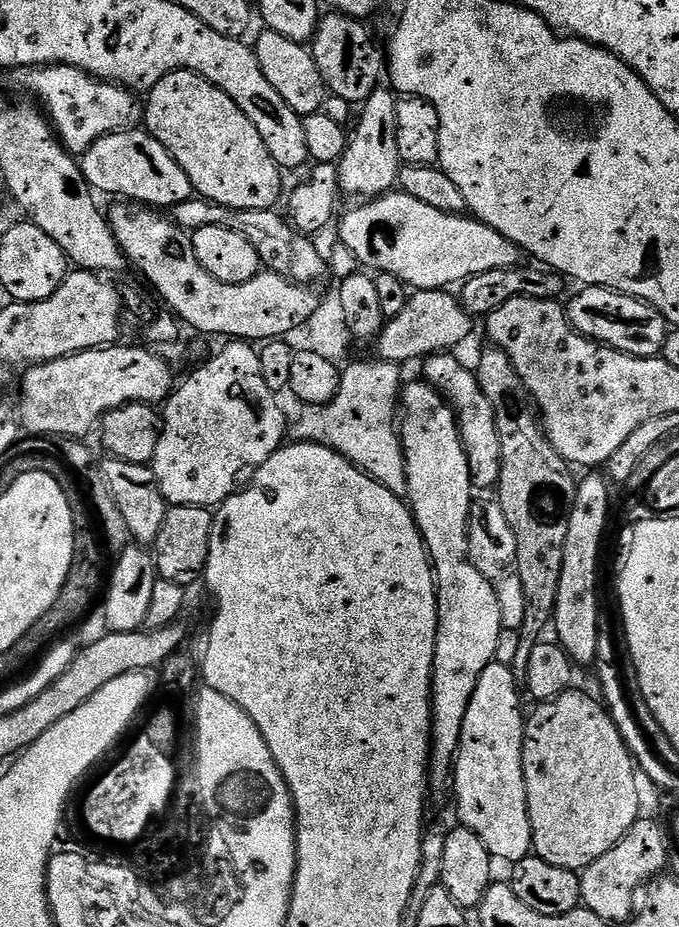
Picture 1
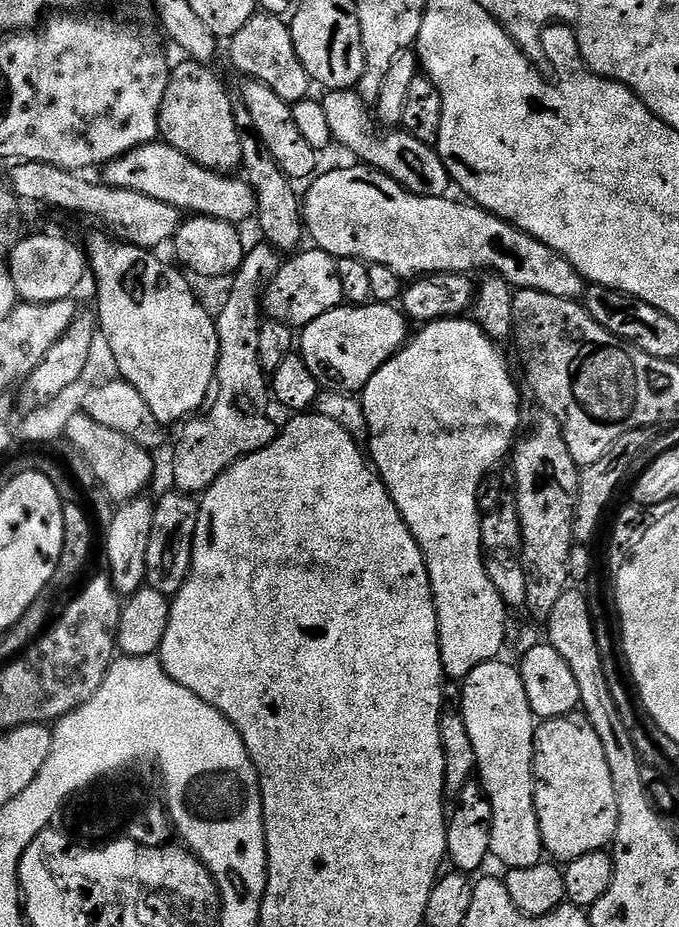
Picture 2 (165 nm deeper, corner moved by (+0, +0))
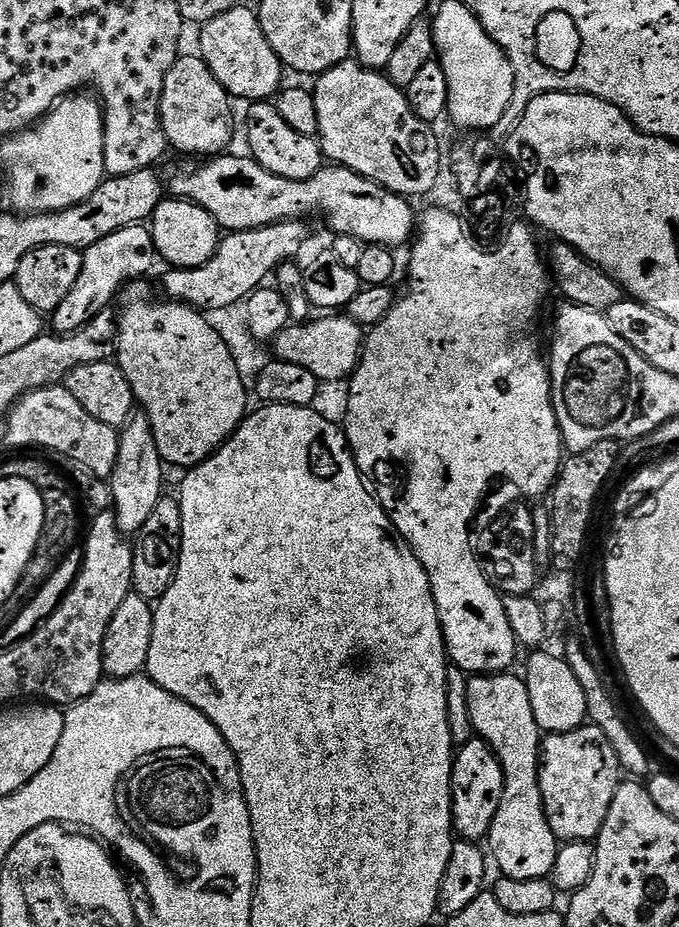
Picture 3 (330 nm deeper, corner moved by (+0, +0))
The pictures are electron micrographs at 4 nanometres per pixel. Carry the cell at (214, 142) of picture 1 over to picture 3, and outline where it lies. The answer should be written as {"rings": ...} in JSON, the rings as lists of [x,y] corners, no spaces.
{"rings":[[[181,55],[170,66],[166,74],[166,86],[162,86],[162,102],[160,103],[160,121],[169,145],[188,156],[204,156],[200,158],[215,158],[229,151],[228,143],[232,140],[232,108],[228,91],[210,74],[210,66],[200,59],[199,55]]]}

